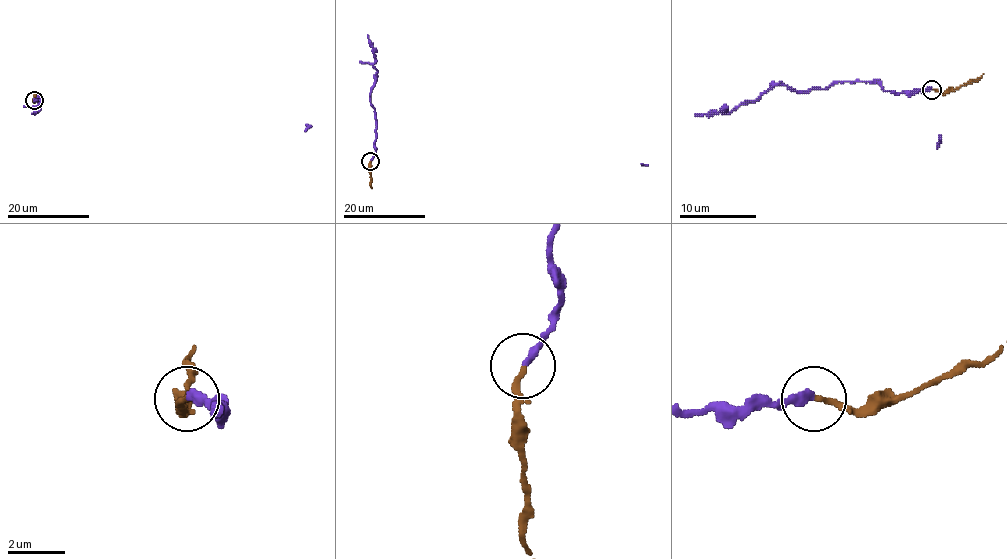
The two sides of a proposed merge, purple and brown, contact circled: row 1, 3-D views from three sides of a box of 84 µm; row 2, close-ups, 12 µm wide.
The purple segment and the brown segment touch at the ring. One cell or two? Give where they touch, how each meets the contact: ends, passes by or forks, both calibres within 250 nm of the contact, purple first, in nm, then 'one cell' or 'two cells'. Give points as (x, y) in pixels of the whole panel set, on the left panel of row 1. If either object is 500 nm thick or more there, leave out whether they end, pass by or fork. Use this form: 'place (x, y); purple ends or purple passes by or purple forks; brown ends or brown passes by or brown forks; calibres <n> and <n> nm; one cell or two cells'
place (34, 100); purple ends; brown ends; calibres 300 and 190 nm; one cell

